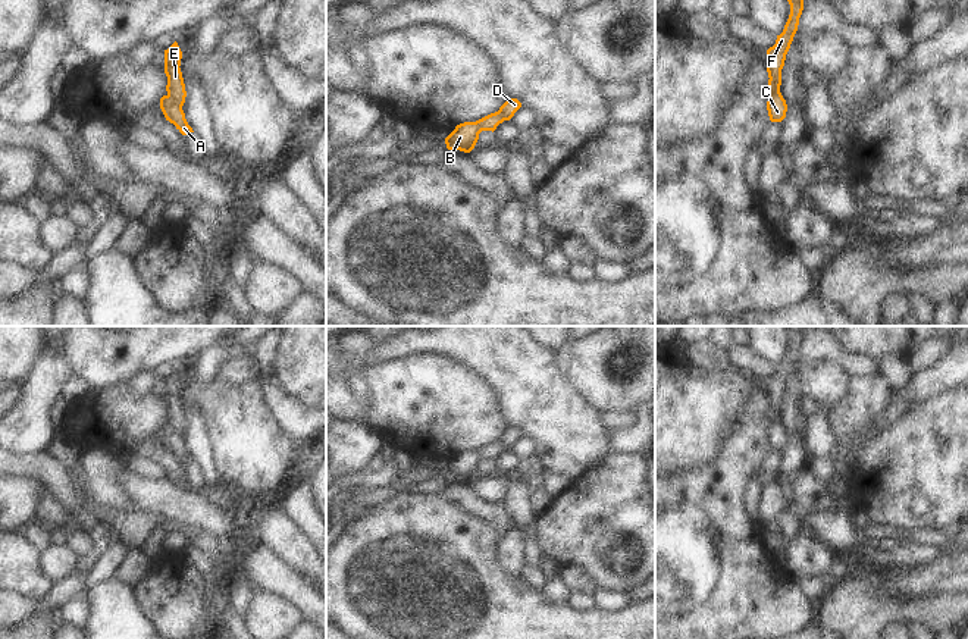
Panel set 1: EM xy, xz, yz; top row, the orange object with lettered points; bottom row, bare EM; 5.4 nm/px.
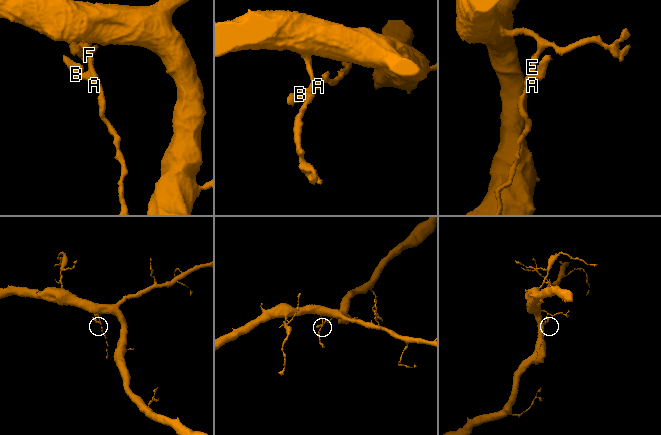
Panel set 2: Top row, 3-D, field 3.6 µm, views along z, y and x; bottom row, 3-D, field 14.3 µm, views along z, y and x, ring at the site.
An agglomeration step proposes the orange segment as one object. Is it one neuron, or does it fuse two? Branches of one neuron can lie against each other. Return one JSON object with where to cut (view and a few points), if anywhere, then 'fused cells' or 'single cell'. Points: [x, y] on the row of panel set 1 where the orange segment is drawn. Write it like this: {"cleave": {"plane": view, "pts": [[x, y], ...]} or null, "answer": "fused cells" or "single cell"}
{"cleave": {"plane": "xy", "pts": [[168, 94], [181, 106]]}, "answer": "fused cells"}

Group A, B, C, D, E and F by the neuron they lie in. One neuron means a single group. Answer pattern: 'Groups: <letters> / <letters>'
Groups: A B C / D E F.

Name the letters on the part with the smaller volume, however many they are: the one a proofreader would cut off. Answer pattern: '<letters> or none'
A, B, C.

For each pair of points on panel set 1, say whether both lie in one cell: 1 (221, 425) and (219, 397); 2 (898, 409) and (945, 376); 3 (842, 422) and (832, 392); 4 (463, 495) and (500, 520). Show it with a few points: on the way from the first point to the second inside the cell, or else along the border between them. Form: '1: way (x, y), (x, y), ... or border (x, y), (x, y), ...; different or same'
1: way (221, 417), (221, 404); same
2: way (908, 397), (933, 381); same
3: border (852, 376), (846, 392), (830, 412); different
4: way (472, 504), (481, 510), (491, 511); same

